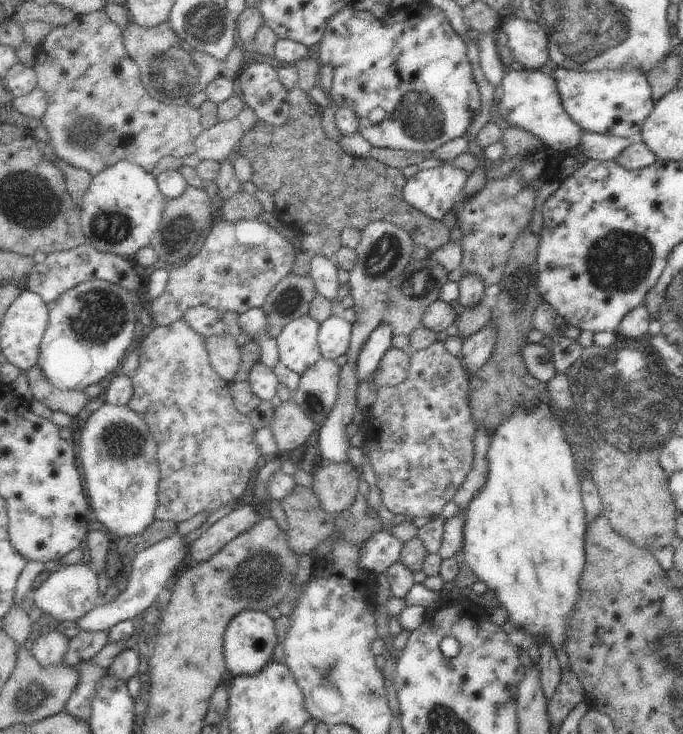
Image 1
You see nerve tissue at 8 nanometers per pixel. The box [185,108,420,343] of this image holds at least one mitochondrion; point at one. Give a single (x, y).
(380, 260)

